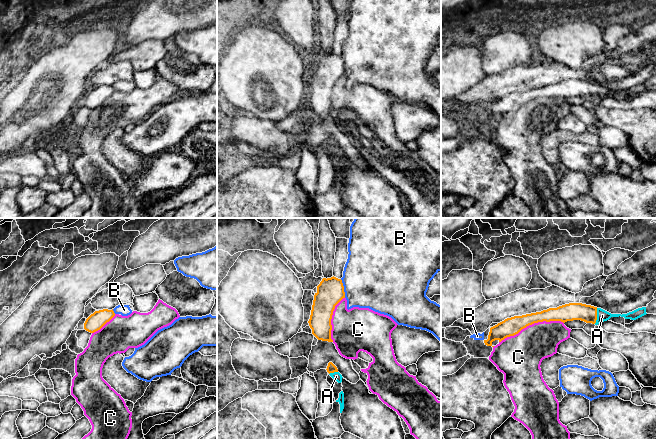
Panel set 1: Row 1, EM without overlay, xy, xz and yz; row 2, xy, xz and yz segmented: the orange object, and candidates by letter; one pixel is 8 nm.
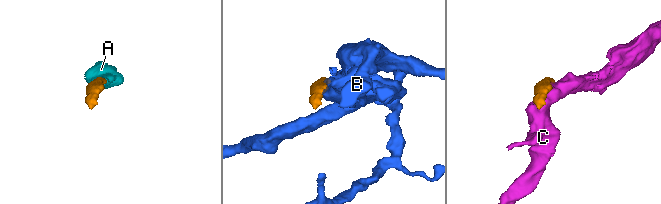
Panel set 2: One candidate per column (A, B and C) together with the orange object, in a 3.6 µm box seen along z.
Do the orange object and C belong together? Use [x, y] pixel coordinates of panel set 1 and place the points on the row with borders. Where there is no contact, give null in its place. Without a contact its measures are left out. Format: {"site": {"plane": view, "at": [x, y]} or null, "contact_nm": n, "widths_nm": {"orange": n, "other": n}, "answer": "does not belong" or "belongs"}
{"site": {"plane": "yz", "at": [531, 324]}, "contact_nm": 550, "widths_nm": {"orange": 140, "other": 320}, "answer": "does not belong"}

